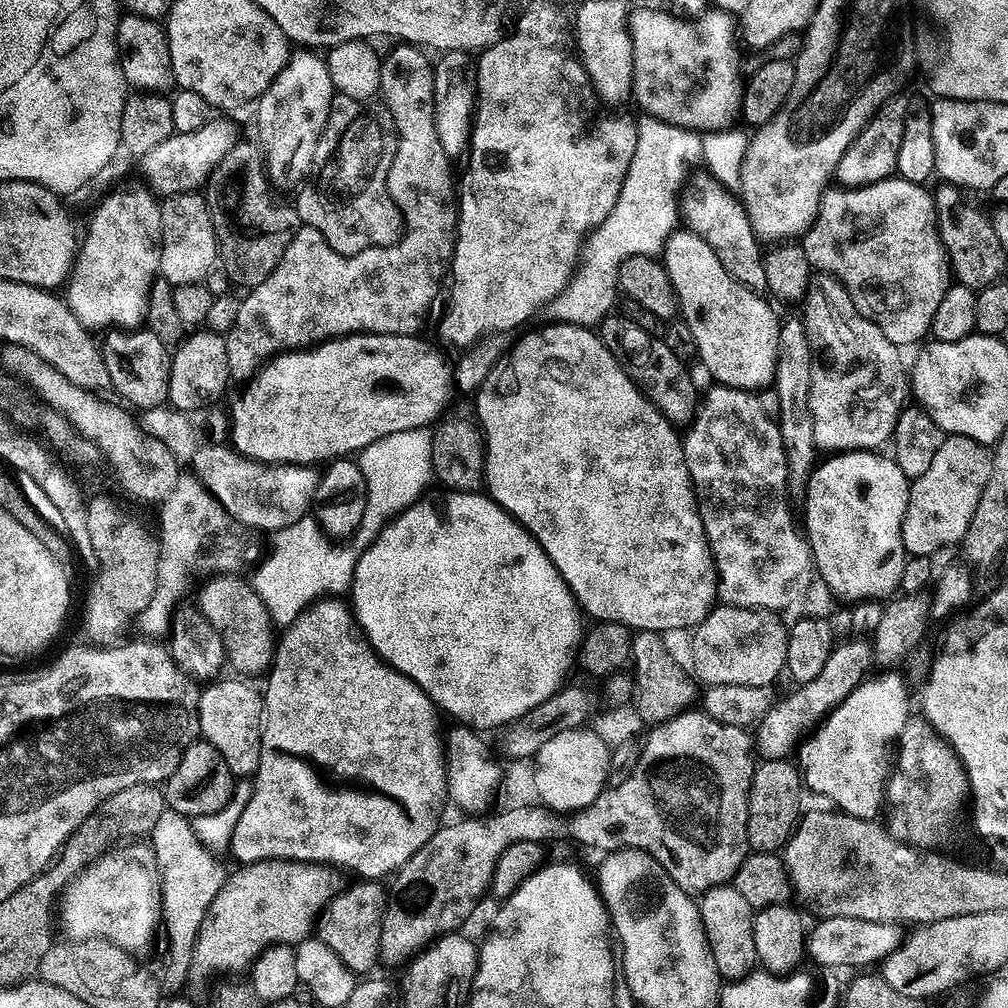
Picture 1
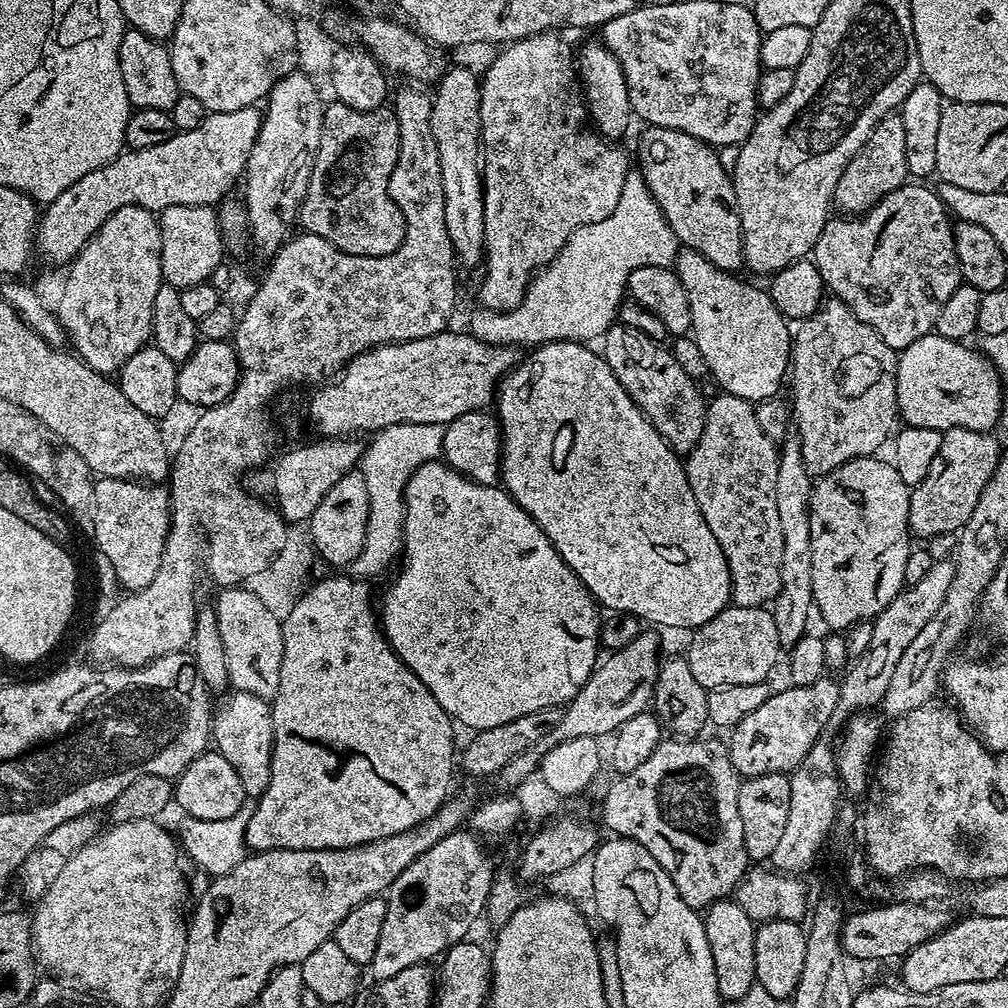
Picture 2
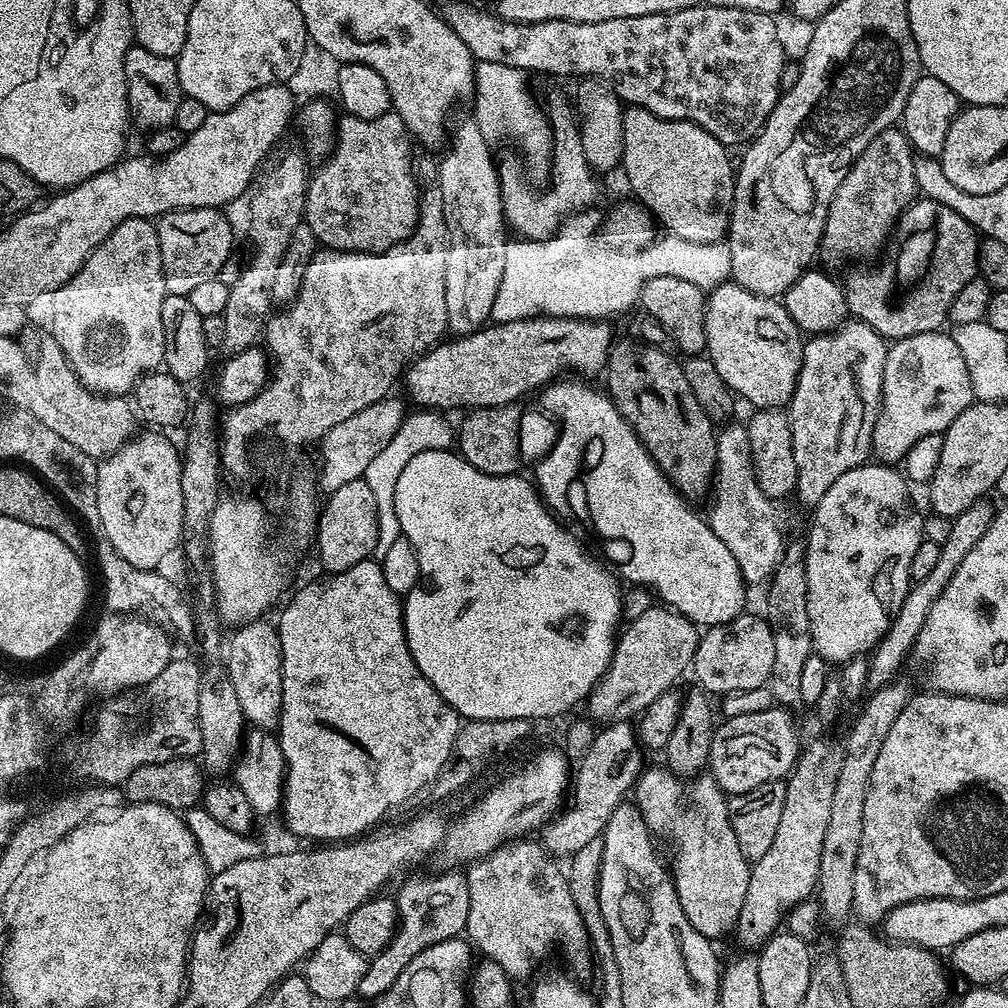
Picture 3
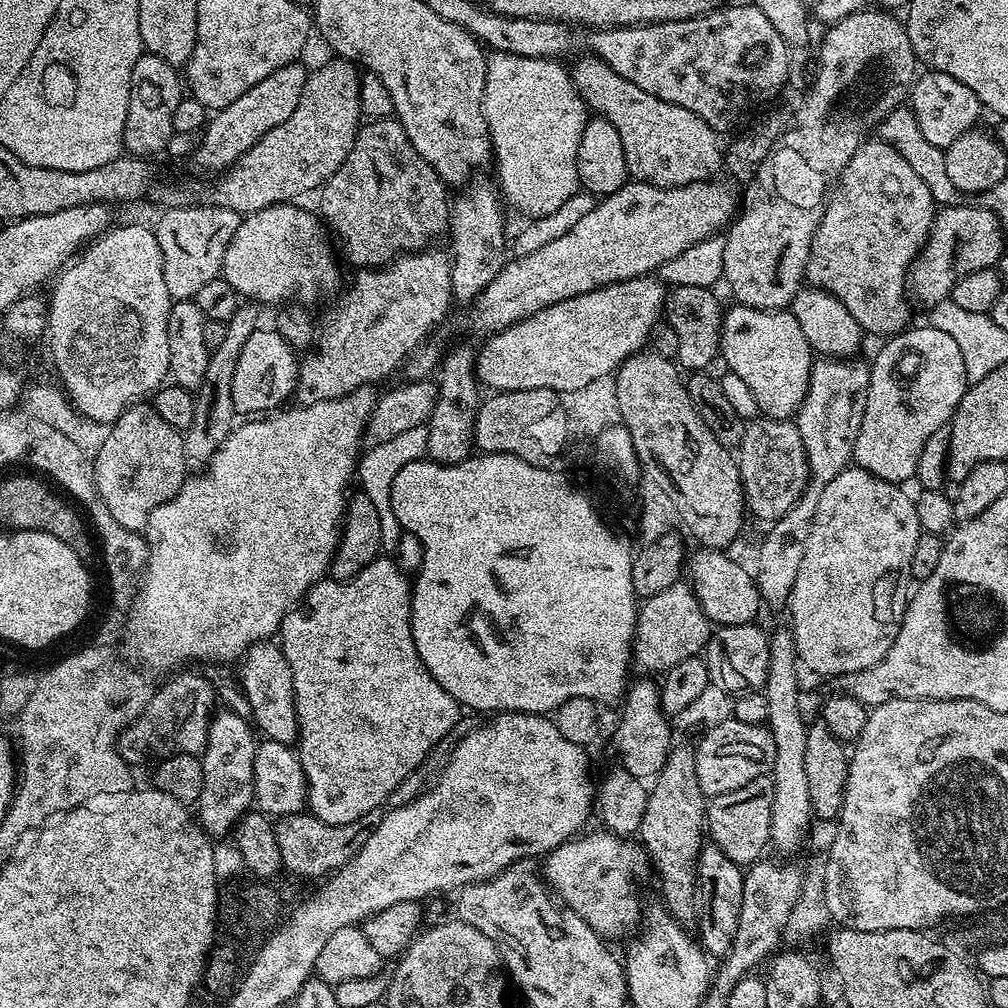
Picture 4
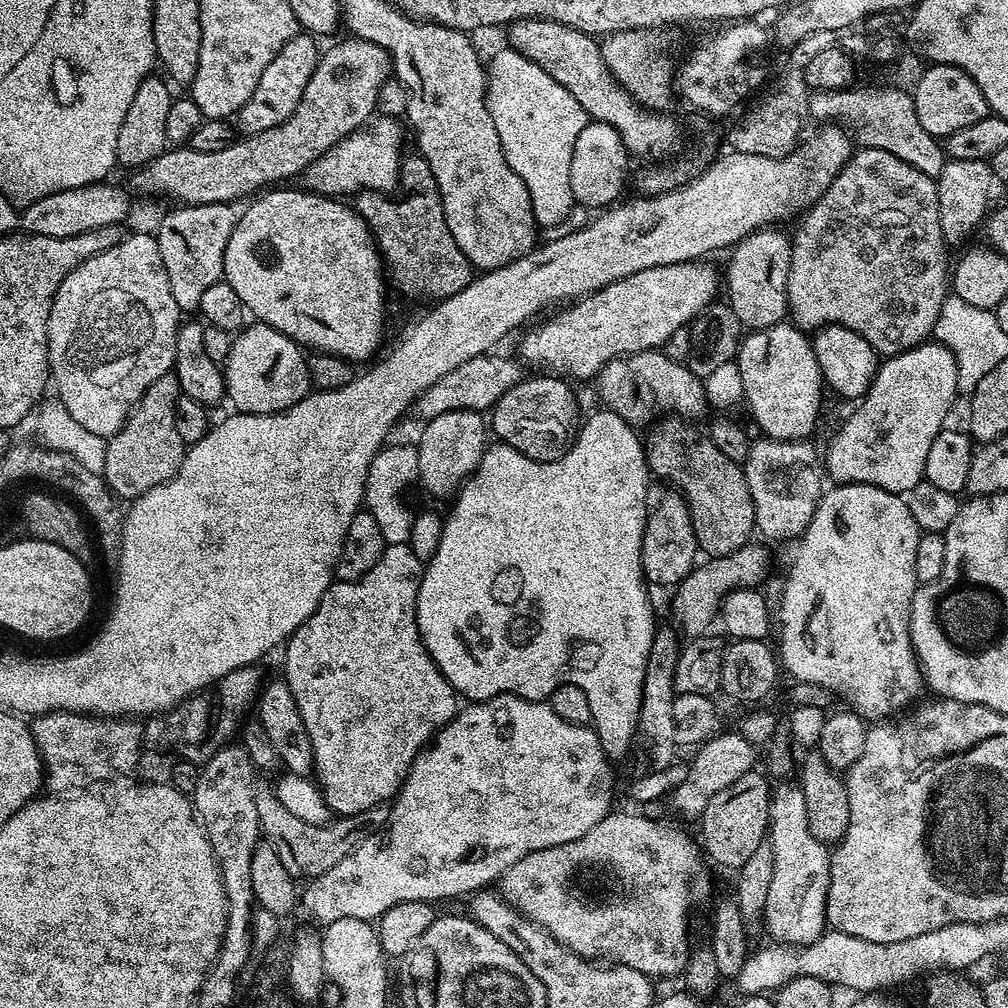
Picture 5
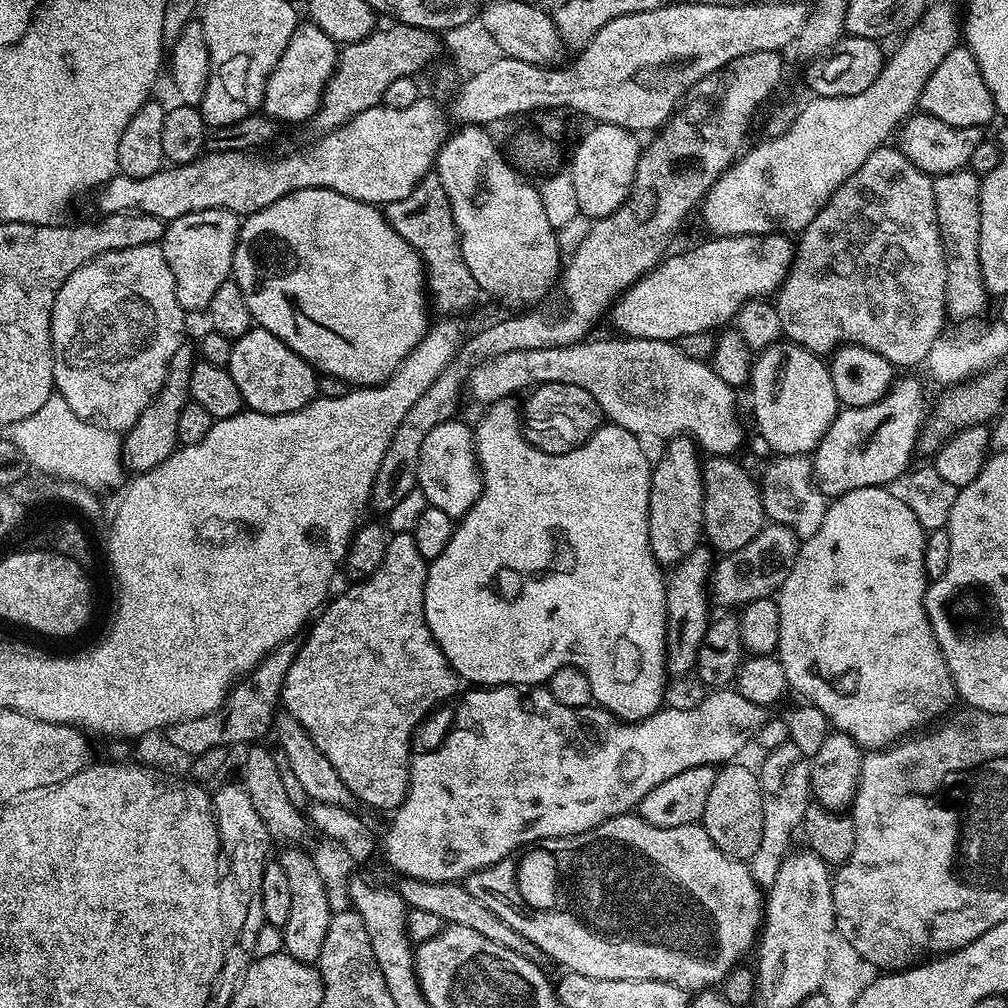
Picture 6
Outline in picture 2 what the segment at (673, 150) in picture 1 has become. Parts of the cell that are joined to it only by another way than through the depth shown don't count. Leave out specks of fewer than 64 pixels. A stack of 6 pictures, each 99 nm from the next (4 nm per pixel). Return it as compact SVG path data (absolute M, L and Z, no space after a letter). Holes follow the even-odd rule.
M632 174L622 186L618 206L610 217L579 227L551 263L533 275L528 287L532 292L540 288L540 300L548 300L548 306L544 308L544 316L548 316L548 320L564 312L560 320L564 320L564 324L568 324L568 320L576 324L572 340L592 342L594 338L603 337L617 321L626 296L629 274L646 265L671 267L679 251L679 240L670 230L644 177ZM560 288L564 288L564 296L568 296L568 304L572 304L572 308L556 304L556 300L560 300Z

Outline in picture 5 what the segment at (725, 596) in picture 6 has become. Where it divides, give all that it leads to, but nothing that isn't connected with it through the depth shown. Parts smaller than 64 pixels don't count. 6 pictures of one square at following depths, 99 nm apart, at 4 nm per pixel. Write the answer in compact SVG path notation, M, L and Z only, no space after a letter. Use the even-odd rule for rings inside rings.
M757 542L744 544L734 554L714 556L697 563L686 578L682 578L680 584L675 585L672 596L672 616L675 627L685 637L695 638L703 636L709 631L708 628L717 619L721 603L729 592L739 588L759 589L760 583L768 576L772 568L772 556Z

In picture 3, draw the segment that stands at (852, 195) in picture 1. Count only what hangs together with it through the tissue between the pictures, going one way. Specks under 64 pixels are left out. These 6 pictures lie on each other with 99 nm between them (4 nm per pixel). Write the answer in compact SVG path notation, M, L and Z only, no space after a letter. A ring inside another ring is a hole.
M917 199L908 205L894 229L892 256L886 257L877 268L860 268L848 277L843 277L842 287L849 313L855 319L869 324L888 342L943 329L948 320L950 302L954 302L966 282L977 279L980 242L981 237L976 229L970 222L966 222L966 218L962 218L962 214L954 214L954 210L950 210L950 206L942 206L942 202Z

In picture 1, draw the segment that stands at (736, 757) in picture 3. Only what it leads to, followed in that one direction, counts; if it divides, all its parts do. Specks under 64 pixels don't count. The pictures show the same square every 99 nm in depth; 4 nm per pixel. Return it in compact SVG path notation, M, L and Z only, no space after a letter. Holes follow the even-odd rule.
M852 638L841 639L833 647L830 658L826 658L826 666L822 666L822 674L818 674L818 678L793 687L793 692L785 700L777 699L772 708L755 725L754 748L759 755L761 752L764 760L785 759L789 755L788 751L792 747L793 751L797 747L798 741L805 735L804 730L817 725L832 708L856 688L861 680L865 679L869 673L867 672L868 667L873 667L874 664L872 645L867 639L850 639Z

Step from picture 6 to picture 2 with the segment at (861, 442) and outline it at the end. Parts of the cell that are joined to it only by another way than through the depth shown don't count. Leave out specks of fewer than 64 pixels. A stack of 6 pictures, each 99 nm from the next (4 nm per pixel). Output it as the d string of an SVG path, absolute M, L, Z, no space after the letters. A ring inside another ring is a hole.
M929 334L918 338L910 346L906 346L899 353L896 361L896 406L898 416L901 421L909 428L933 428L939 432L945 433L949 428L968 428L972 432L986 432L995 429L1000 422L1000 411L1002 410L1003 396L1006 393L1006 388L1000 385L1002 380L1001 373L998 371L995 364L988 359L987 356L975 347L967 348L967 343L951 340L950 338L942 338L935 334Z

